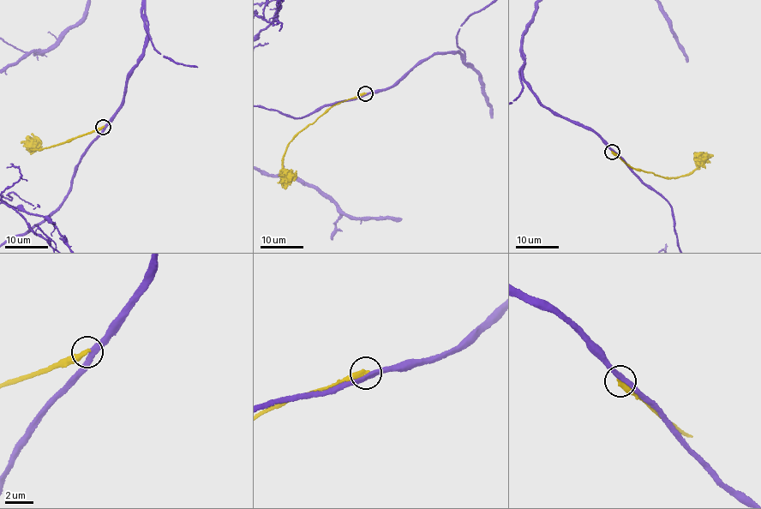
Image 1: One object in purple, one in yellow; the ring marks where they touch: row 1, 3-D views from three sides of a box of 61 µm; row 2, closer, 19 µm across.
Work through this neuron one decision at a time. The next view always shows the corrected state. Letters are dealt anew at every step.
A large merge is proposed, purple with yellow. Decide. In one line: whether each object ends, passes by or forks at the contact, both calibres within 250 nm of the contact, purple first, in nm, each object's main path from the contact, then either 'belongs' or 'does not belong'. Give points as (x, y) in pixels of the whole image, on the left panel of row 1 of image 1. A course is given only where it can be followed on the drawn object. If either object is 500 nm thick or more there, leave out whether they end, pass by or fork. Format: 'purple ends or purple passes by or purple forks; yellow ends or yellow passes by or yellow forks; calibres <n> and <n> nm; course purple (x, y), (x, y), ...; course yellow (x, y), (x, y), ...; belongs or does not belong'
purple passes by; yellow ends; calibres 380 and 360 nm; course yellow (104, 126), (68, 140), (29, 150), (35, 146), (32, 146); does not belong

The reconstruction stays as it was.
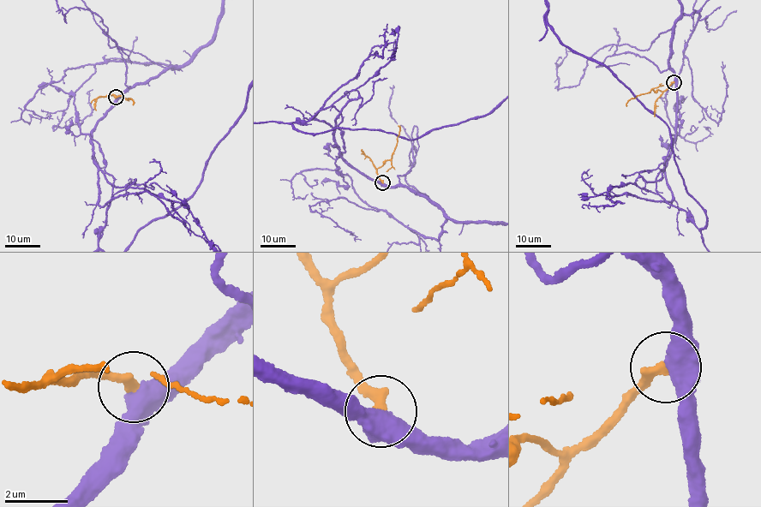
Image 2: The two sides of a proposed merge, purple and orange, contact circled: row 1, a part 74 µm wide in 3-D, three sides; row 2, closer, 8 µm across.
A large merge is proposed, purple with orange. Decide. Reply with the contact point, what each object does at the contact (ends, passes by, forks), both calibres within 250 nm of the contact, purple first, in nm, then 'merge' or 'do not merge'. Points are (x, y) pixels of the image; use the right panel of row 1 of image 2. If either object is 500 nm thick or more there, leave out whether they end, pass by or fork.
at (674, 82); purple forks there; orange ends there; 400 nm thick on the purple side, 340 nm on the other; merge

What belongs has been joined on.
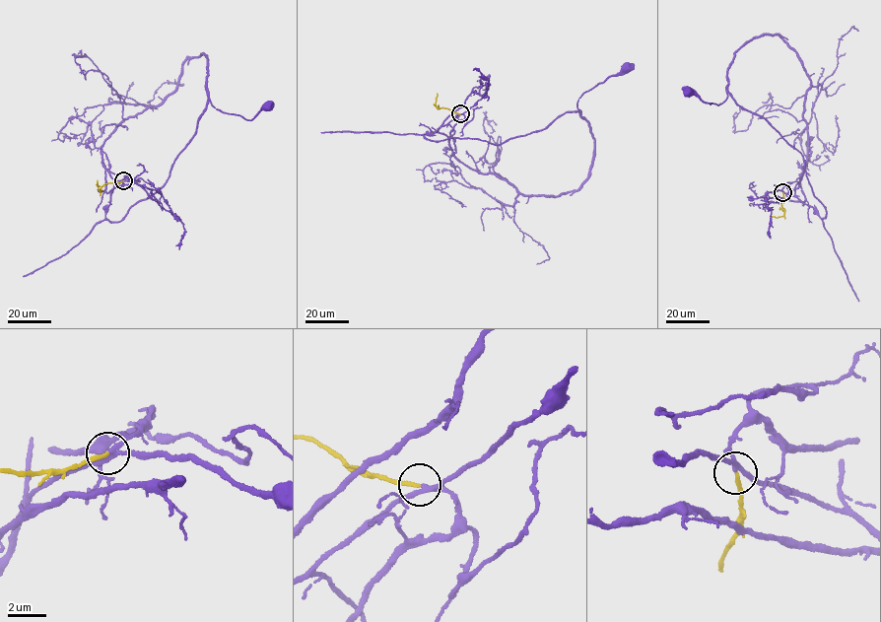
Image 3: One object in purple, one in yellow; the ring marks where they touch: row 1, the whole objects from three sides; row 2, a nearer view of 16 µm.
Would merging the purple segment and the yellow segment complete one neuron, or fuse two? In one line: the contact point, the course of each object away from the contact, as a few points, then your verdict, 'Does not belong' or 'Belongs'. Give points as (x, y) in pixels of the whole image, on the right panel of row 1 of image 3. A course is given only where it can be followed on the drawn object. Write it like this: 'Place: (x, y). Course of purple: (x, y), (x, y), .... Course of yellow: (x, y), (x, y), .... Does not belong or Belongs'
Place: (782, 192). Course of purple: (782, 192), (825, 216), (806, 175), (802, 155), (765, 119), (728, 93), (718, 104), (688, 92). Course of yellow: (782, 192), (783, 215), (771, 217). Belongs

